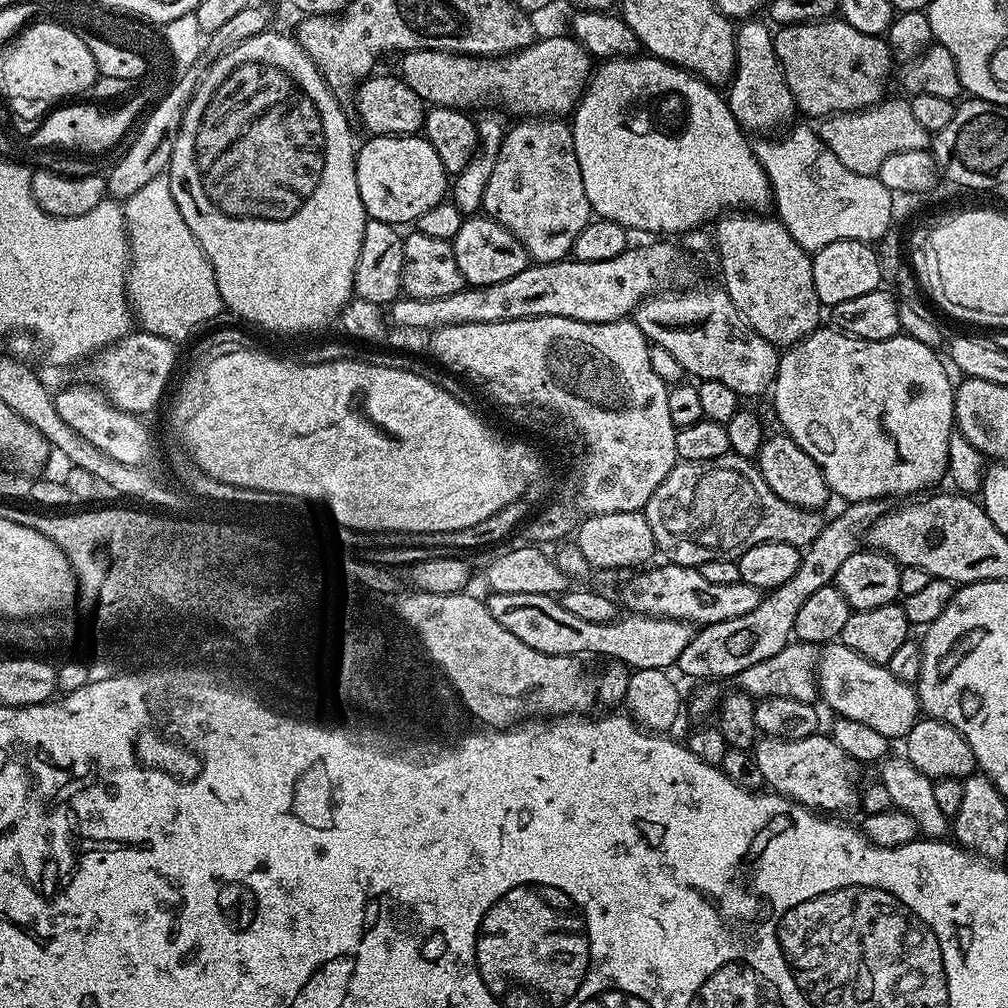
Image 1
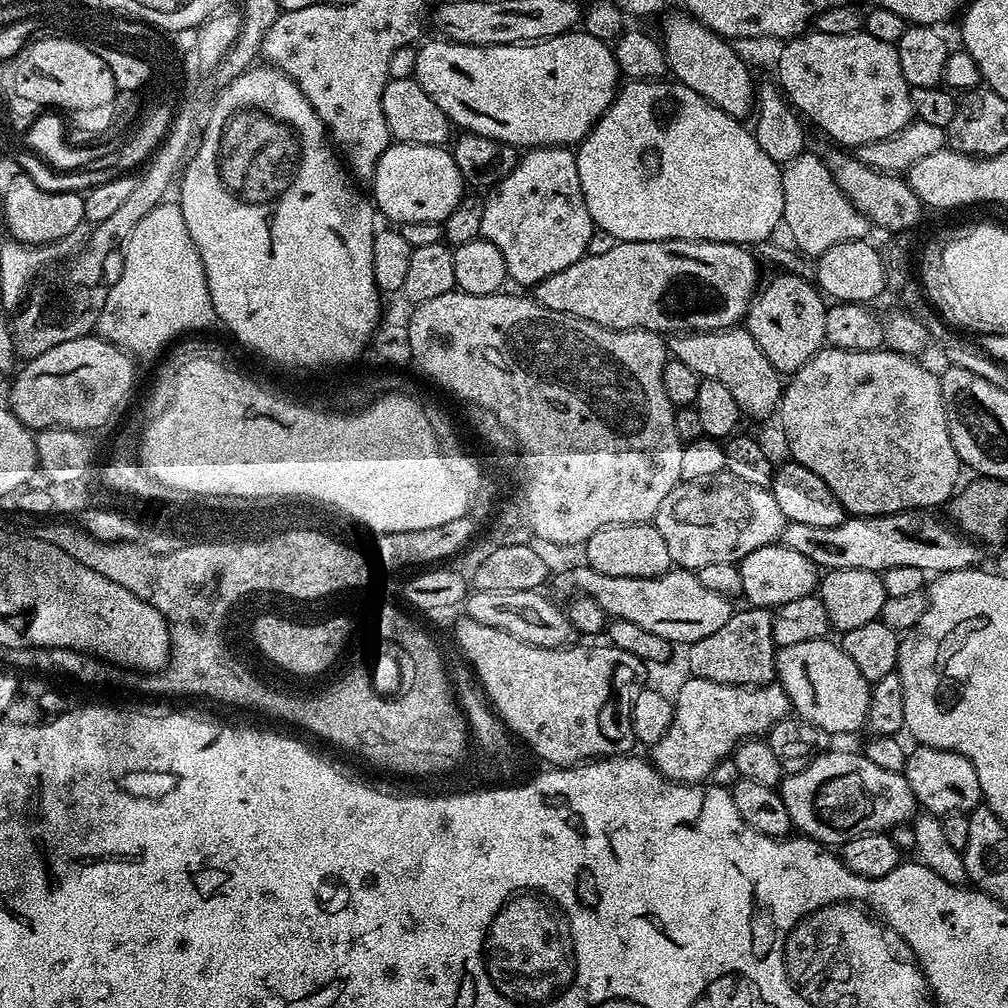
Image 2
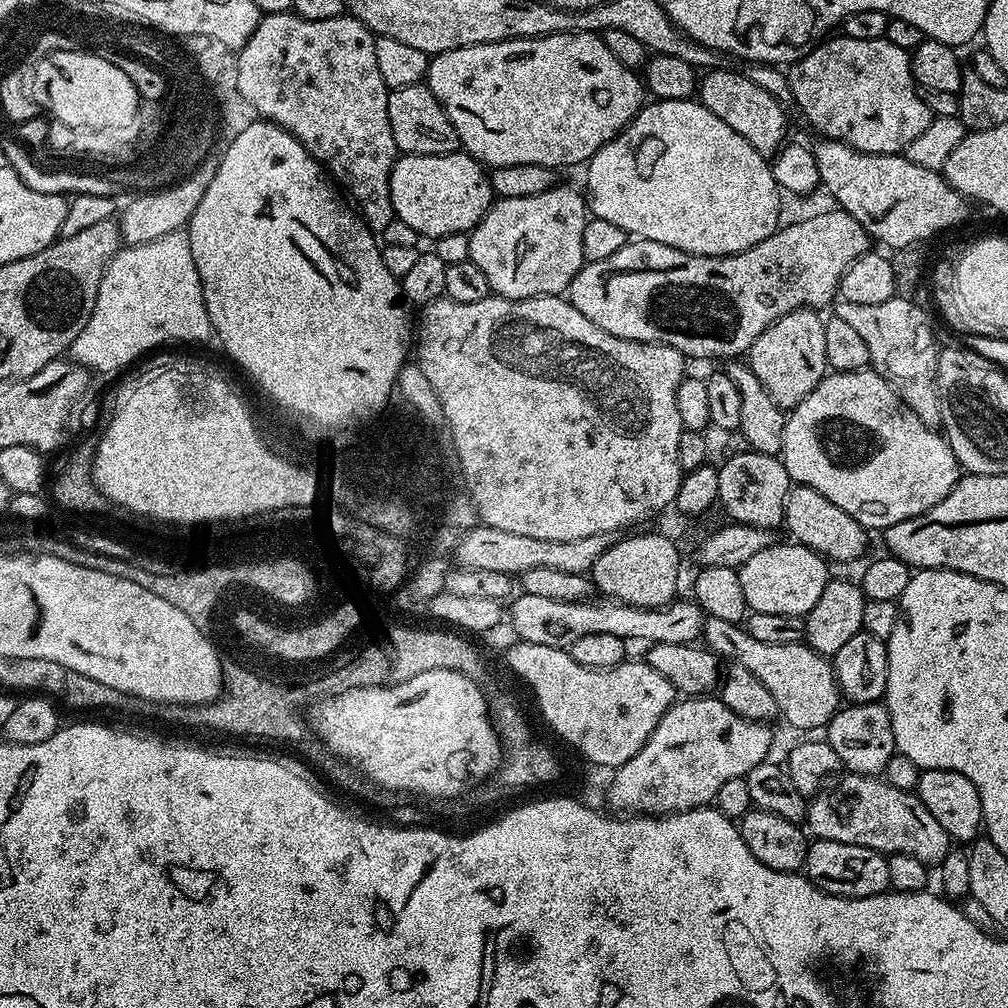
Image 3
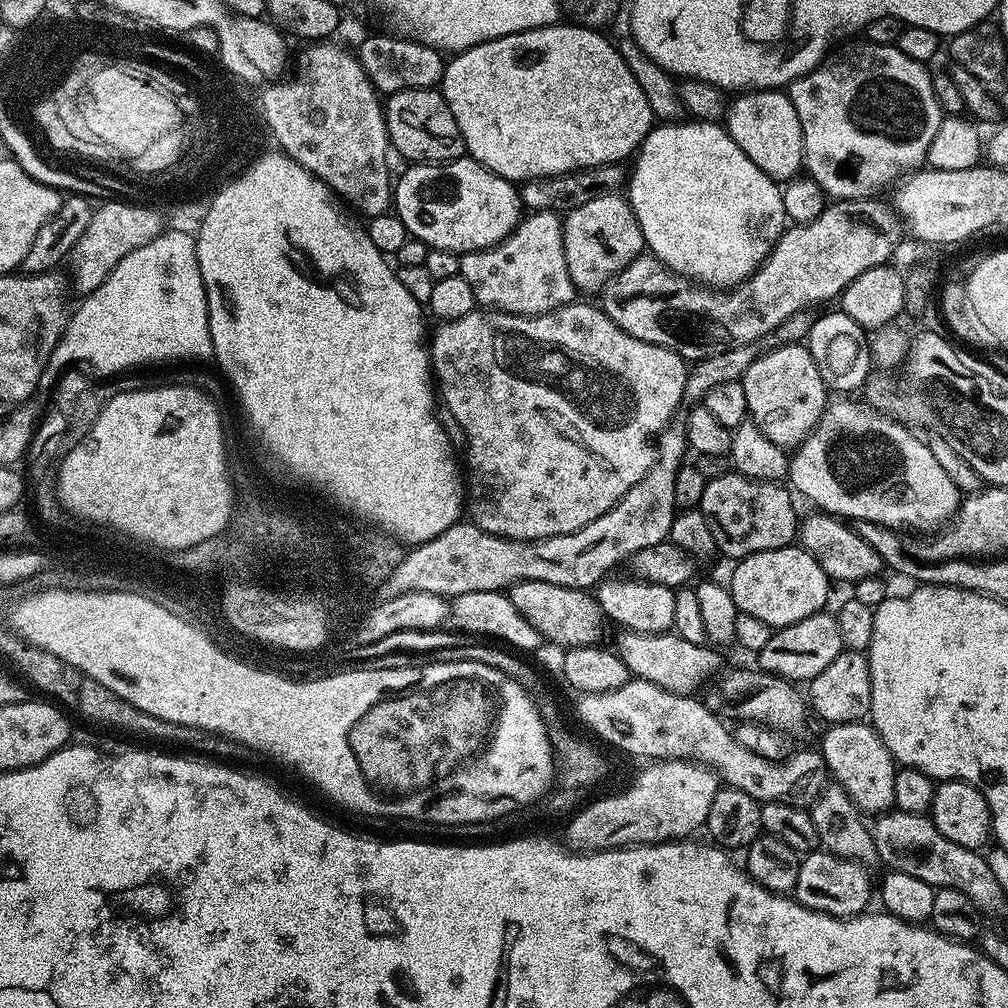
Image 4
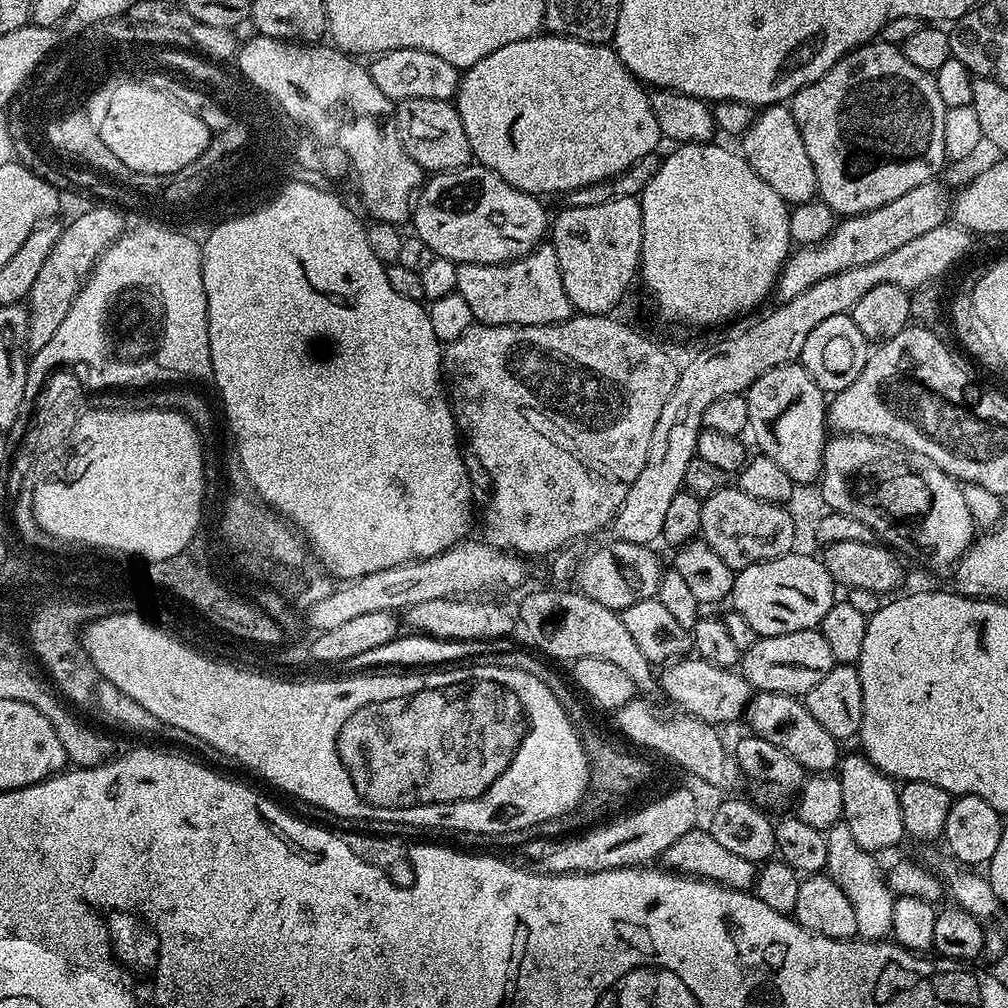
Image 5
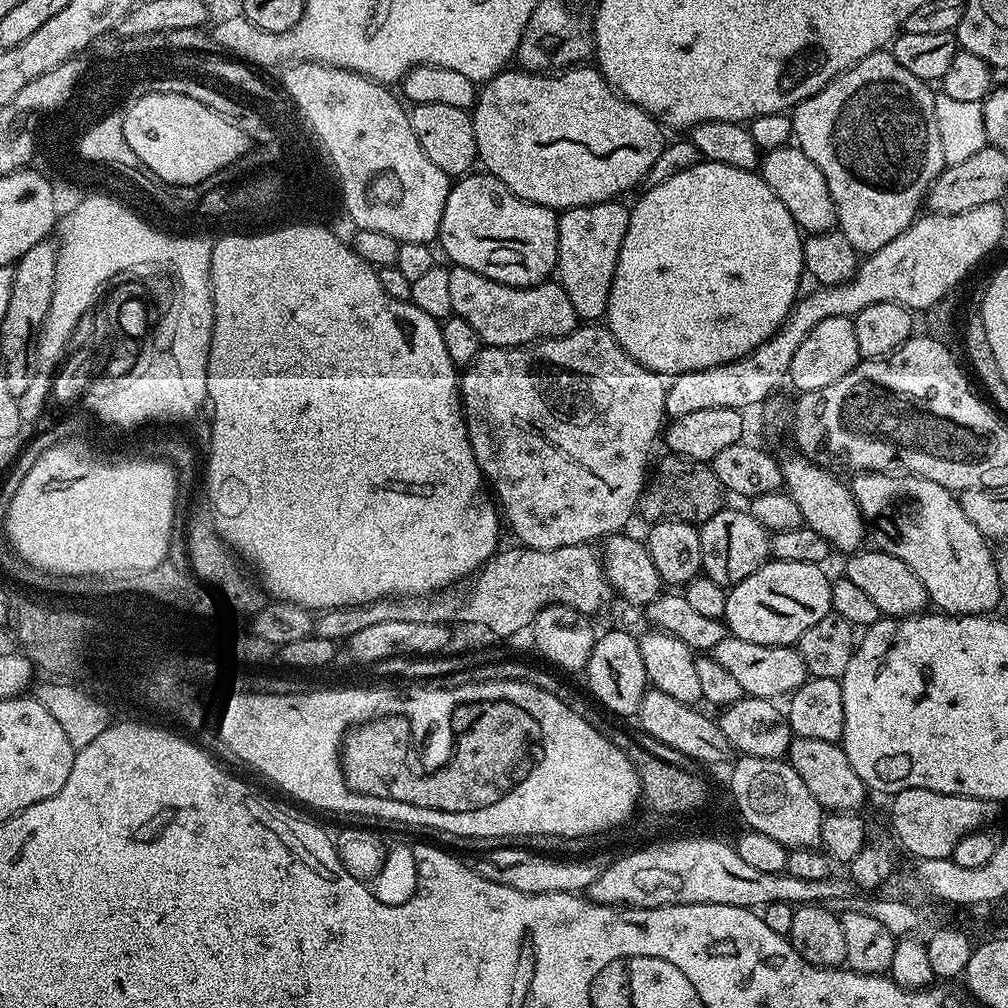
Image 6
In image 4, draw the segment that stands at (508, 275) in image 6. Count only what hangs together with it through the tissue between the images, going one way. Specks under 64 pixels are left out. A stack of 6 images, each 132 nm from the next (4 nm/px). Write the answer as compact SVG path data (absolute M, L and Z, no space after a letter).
M461 158L458 160L452 160L448 164L412 164L408 166L408 169L400 176L400 181L395 181L394 192L396 188L396 205L394 205L394 211L396 215L402 218L402 222L406 226L409 237L421 240L429 248L437 248L438 250L450 250L457 254L463 254L465 252L477 252L483 248L492 248L493 245L500 243L504 240L512 231L515 230L516 225L520 223L522 219L522 205L520 203L520 194L517 185L513 181L502 178L498 174L494 174L486 166L479 164L477 160L471 158Z

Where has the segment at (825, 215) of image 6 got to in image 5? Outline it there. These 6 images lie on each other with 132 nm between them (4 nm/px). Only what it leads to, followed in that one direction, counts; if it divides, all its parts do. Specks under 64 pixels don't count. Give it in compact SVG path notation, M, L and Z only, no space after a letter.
M783 103L767 105L744 132L742 143L742 155L748 165L785 204L795 206L817 199L814 166L810 162L810 154L806 154L806 142L802 142L791 107Z

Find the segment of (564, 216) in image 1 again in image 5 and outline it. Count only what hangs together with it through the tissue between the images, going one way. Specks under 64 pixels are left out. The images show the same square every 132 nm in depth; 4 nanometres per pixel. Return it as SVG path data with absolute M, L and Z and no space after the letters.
M541 242L536 249L520 260L508 264L457 264L458 282L456 291L466 298L473 321L490 326L538 326L539 324L561 324L571 320L574 309L570 298L566 298L566 286L562 286L562 270L558 270L558 254L554 254L551 242Z

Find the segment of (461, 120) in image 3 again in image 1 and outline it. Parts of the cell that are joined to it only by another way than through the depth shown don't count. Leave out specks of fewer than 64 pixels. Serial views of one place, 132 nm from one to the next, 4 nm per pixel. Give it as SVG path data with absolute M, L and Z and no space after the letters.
M568 34L537 39L528 48L503 56L465 56L419 48L403 53L398 65L399 75L425 105L473 110L479 104L493 104L493 109L513 112L516 118L567 117L580 103L593 71L593 57Z

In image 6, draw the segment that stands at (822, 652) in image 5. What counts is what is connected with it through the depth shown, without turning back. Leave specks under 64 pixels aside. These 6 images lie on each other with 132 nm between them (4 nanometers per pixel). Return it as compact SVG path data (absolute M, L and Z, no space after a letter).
M731 634L724 636L722 642L711 648L710 655L726 674L730 674L742 686L745 694L765 698L787 697L802 687L809 679L806 662L800 657L795 647L779 644L778 646L758 646L758 642L742 642L742 638Z

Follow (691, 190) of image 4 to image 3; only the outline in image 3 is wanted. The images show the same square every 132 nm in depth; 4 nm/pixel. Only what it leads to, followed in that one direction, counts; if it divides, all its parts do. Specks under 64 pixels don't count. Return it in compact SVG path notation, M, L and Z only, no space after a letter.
M692 98L687 100L653 99L651 102L645 103L644 107L640 109L640 113L615 138L606 142L606 146L602 146L594 153L591 160L587 161L587 168L586 203L595 219L614 222L614 226L618 226L626 233L635 234L639 239L662 242L666 246L674 246L678 250L690 254L737 256L742 250L750 250L750 246L758 246L758 242L770 238L770 234L774 234L781 223L780 196L782 197L782 192L774 182L771 163L762 153L754 150L754 146L750 146L750 142L746 142L746 138L742 138L742 134L730 130L730 126L726 126L726 122L722 122L722 118L710 114L710 110L706 110L704 104Z

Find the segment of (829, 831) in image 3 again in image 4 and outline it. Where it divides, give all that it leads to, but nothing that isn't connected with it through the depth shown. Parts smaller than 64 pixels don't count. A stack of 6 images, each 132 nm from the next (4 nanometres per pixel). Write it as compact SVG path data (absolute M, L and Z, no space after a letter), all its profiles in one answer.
M889 810L875 817L876 824L871 825L874 846L880 855L879 863L891 871L910 874L911 877L922 878L931 888L953 888L962 890L966 898L976 903L981 913L1000 912L1004 908L1006 894L994 878L994 870L987 859L975 848L958 846L958 842L950 842L938 826L927 815L919 816L899 810Z

